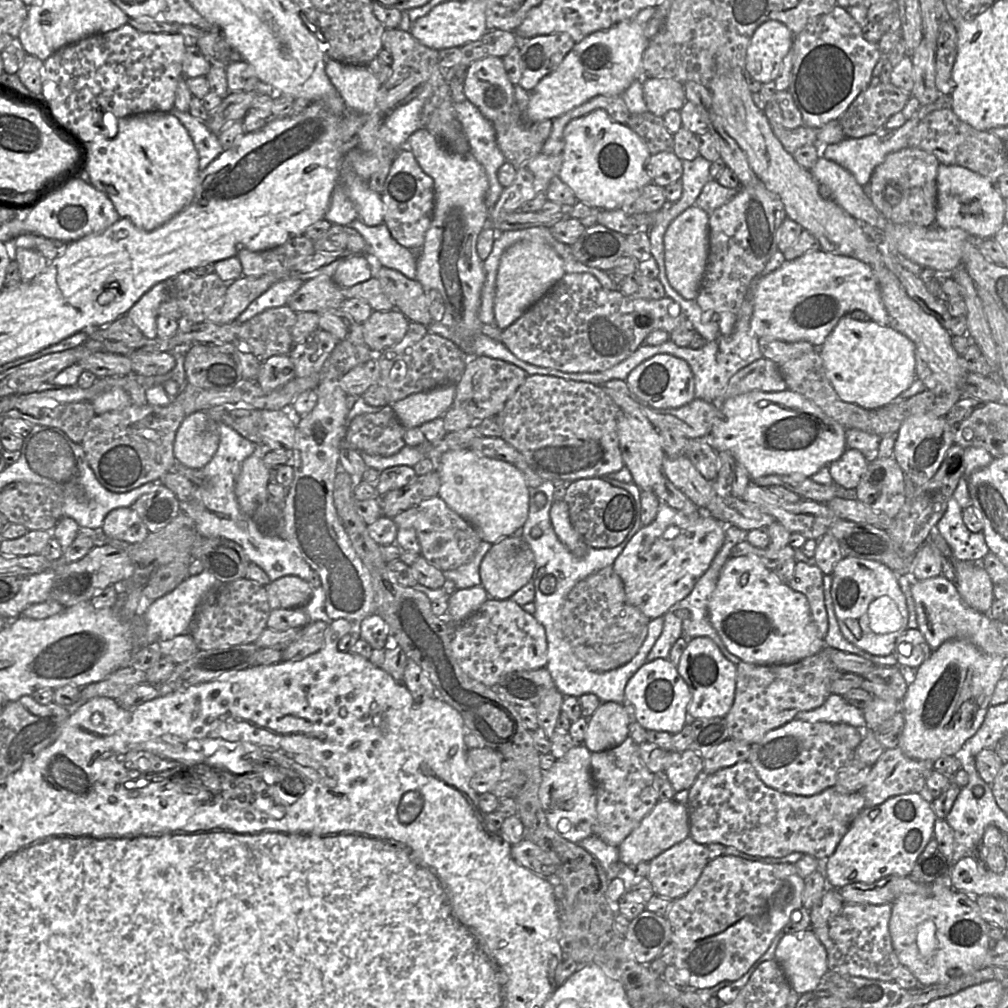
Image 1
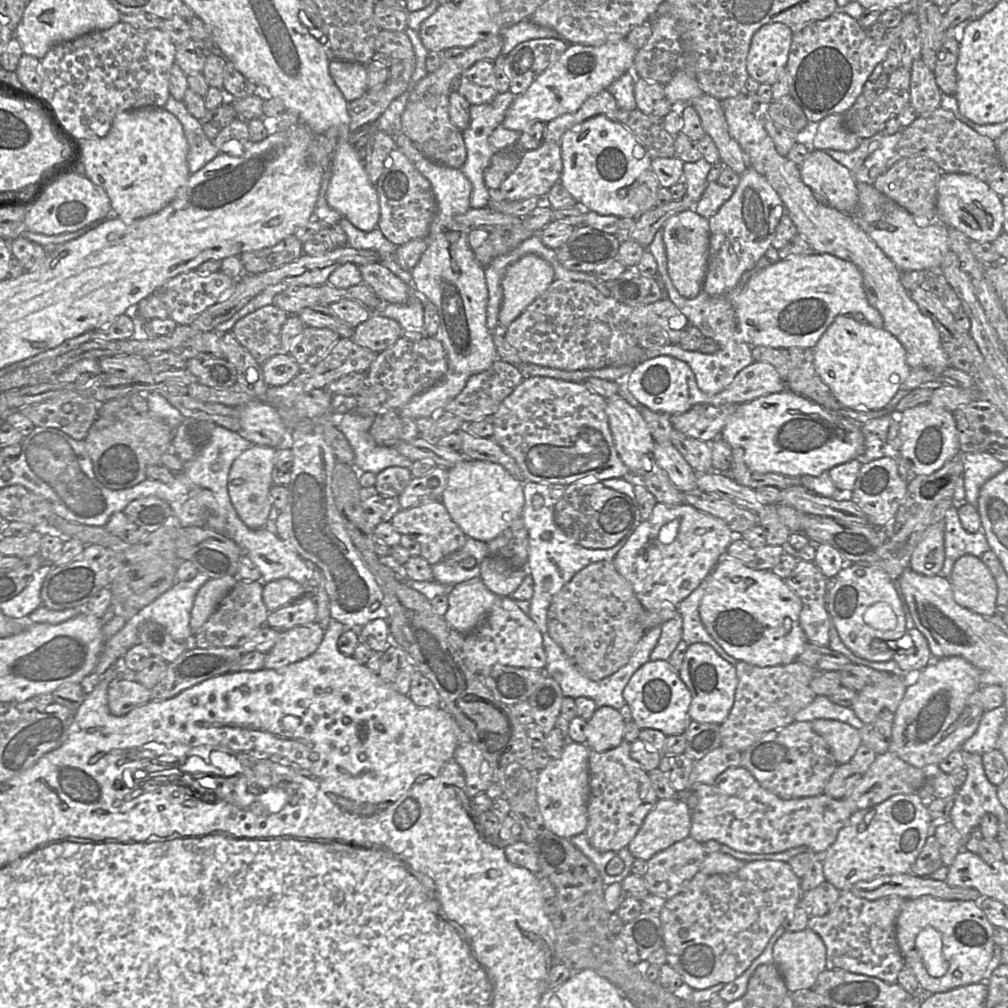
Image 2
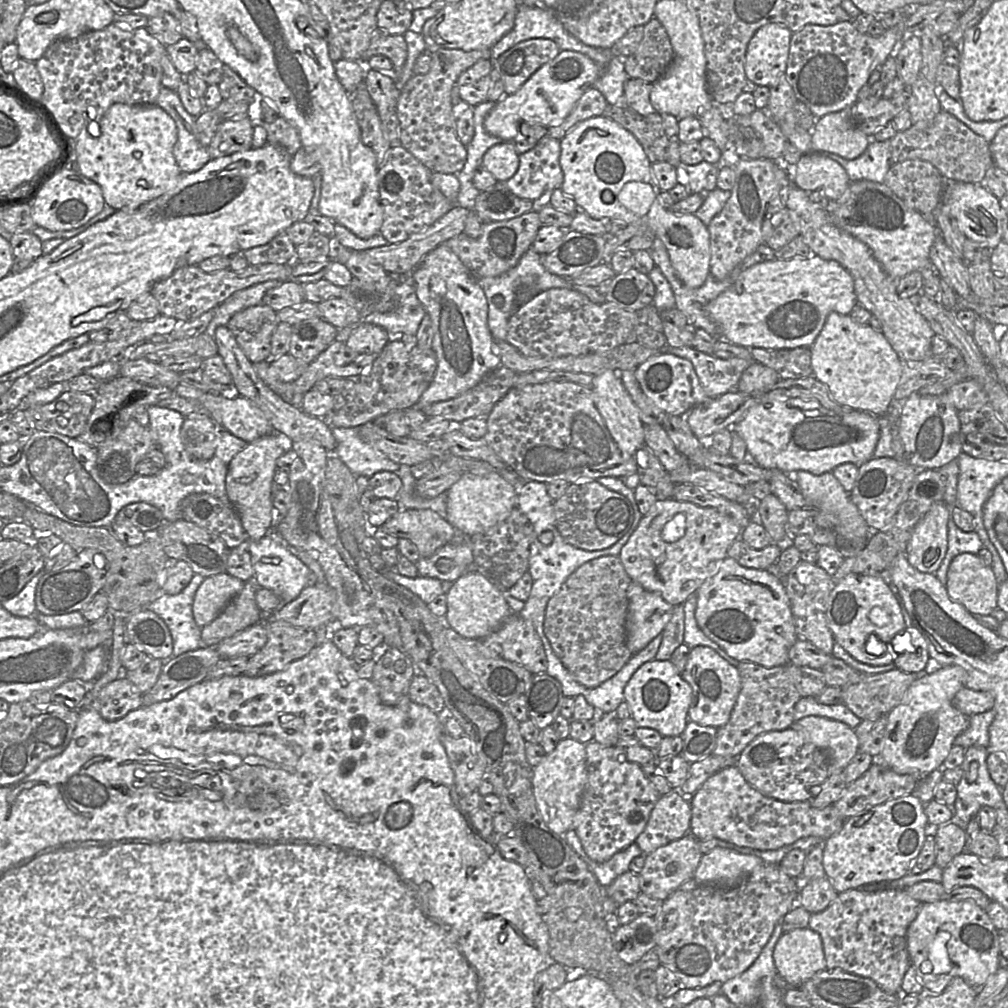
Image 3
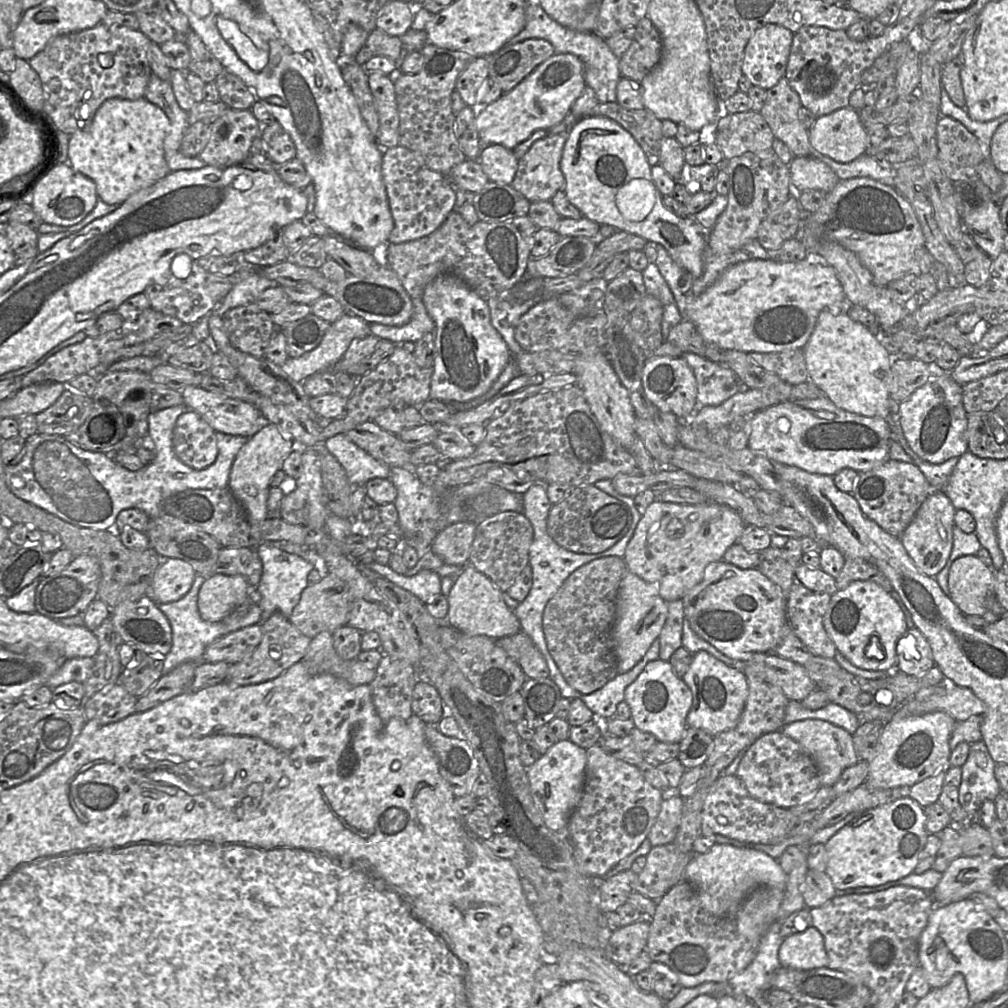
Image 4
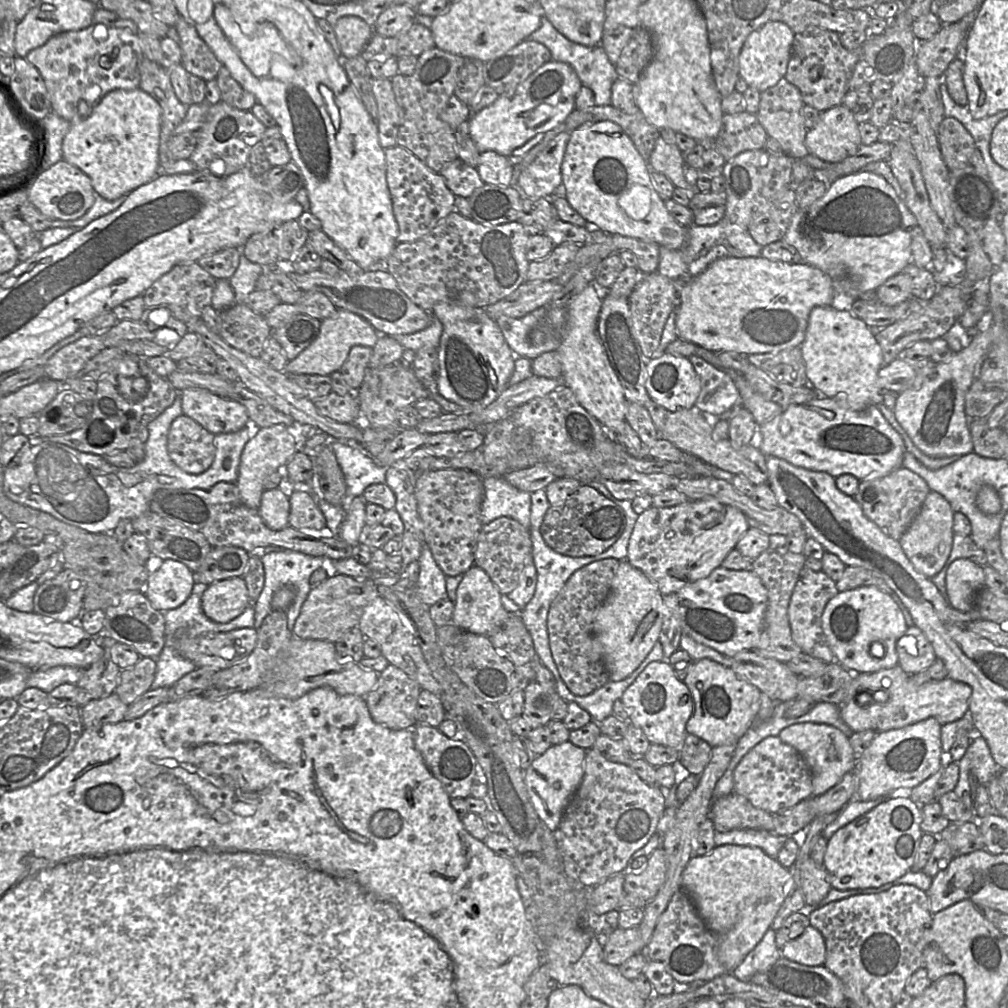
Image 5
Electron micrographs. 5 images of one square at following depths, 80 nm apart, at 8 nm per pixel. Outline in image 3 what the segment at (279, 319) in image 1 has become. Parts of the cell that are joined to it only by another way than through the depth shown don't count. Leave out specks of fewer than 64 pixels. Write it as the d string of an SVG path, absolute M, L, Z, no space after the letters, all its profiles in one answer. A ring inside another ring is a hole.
M261 303L236 312L226 327L248 359L257 363L271 359L271 341L278 324L277 312Z

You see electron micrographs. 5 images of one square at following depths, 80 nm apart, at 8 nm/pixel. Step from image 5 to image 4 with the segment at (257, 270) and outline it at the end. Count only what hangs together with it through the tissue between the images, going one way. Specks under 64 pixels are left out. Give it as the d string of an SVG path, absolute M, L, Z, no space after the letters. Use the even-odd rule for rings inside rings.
M256 271L237 282L221 303L212 310L212 314L222 317L230 309L254 303L264 290L275 285L275 281Z

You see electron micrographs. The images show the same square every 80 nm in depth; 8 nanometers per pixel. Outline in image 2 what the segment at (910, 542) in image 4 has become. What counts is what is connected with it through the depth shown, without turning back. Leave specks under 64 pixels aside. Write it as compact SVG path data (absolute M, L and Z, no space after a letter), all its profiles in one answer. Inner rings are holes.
M944 524L930 526L913 551L910 568L925 576L939 575L945 561Z

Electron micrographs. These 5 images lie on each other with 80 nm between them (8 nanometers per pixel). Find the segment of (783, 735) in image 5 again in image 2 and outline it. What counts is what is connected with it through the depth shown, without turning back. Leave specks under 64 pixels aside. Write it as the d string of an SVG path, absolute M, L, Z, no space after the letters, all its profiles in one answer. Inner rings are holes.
M814 719L813 730L829 745L838 765L849 763L862 744L859 730L839 720Z

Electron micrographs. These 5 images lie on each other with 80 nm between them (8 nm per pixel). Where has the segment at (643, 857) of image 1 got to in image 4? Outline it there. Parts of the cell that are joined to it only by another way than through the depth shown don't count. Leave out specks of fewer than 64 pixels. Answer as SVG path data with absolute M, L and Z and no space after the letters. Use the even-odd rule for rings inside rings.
M678 793L662 801L660 812L647 836L652 847L674 841L680 826L683 805L684 798Z

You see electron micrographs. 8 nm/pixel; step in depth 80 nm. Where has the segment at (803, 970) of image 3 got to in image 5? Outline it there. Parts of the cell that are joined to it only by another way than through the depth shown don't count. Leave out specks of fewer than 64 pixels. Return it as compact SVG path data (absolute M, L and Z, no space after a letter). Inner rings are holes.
M811 924L801 935L788 940L780 950L781 956L807 966L821 966L825 962L825 941Z

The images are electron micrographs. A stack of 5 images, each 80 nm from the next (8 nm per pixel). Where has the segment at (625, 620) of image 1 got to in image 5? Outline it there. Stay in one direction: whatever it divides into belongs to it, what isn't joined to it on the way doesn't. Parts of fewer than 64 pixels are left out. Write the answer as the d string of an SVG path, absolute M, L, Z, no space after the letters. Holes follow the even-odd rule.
M605 558L581 567L570 576L548 611L547 631L552 658L567 688L578 696L587 696L610 681L601 655L598 654L598 643L593 638L592 628L598 609L610 592L611 582L619 564L620 561L617 559Z

